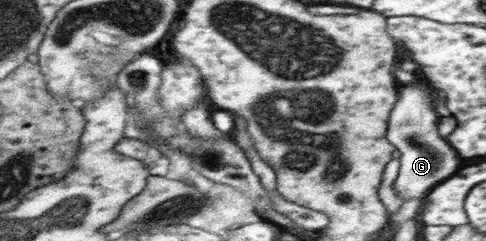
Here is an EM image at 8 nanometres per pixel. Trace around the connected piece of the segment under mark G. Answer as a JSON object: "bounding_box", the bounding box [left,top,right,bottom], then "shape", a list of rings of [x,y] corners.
{"bounding_box":[390,78,462,201],"shape":[[[424,78],[414,84],[402,86],[402,98],[390,114],[390,142],[398,148],[400,170],[394,182],[394,190],[403,201],[410,198],[424,199],[442,182],[453,177],[462,164],[458,152],[438,134],[438,112],[434,110],[434,98],[430,96],[430,82]]]}

